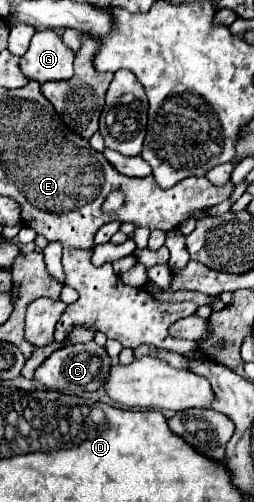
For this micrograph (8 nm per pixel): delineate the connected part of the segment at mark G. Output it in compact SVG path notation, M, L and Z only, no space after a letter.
M42 30L34 34L28 52L20 60L20 68L30 80L68 80L74 76L74 58L76 52L62 42L62 36L54 30Z

